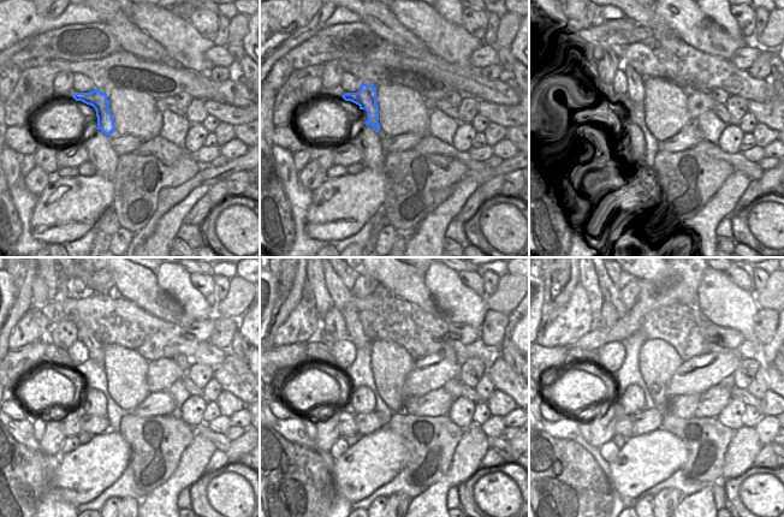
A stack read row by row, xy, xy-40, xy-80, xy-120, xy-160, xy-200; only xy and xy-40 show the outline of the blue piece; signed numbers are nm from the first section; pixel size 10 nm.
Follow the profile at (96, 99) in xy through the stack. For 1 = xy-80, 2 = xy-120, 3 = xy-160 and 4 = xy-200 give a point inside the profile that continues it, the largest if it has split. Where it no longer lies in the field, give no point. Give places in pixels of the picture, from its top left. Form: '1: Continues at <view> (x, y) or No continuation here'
1: Continues at xy-80 (635, 84)
2: Continues at xy-120 (95, 349)
3: Continues at xy-160 (340, 295)
4: Continues at xy-200 (611, 292)

